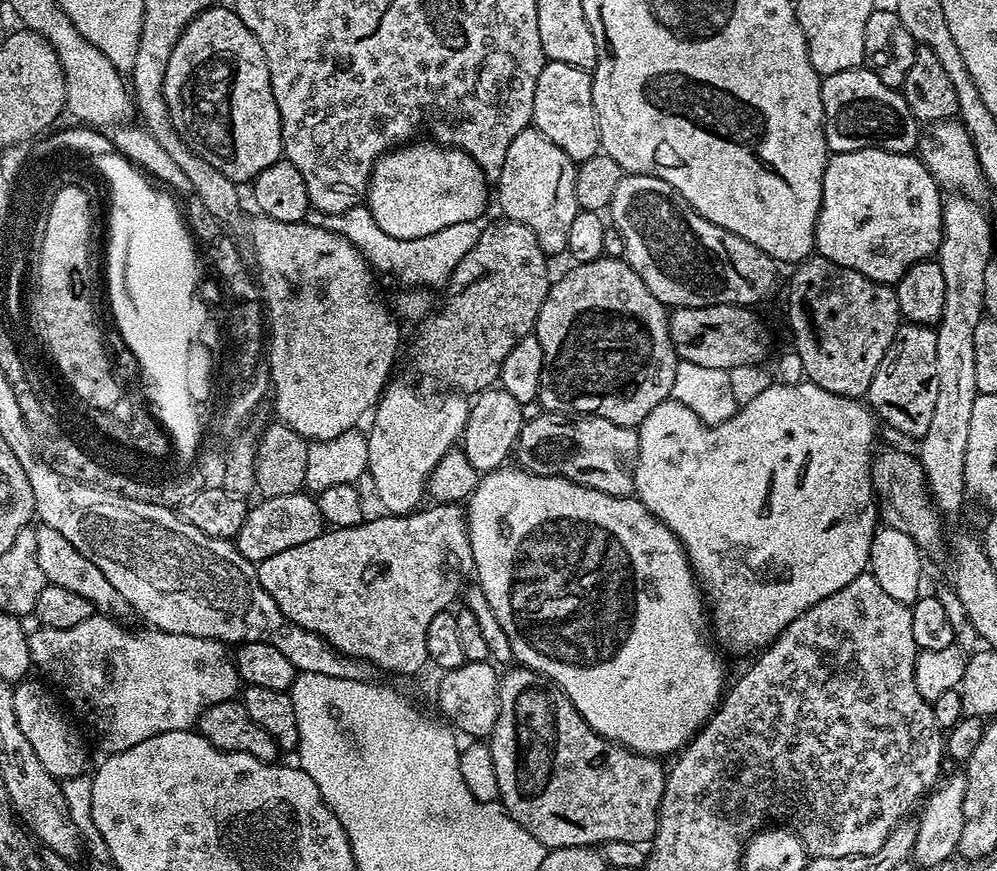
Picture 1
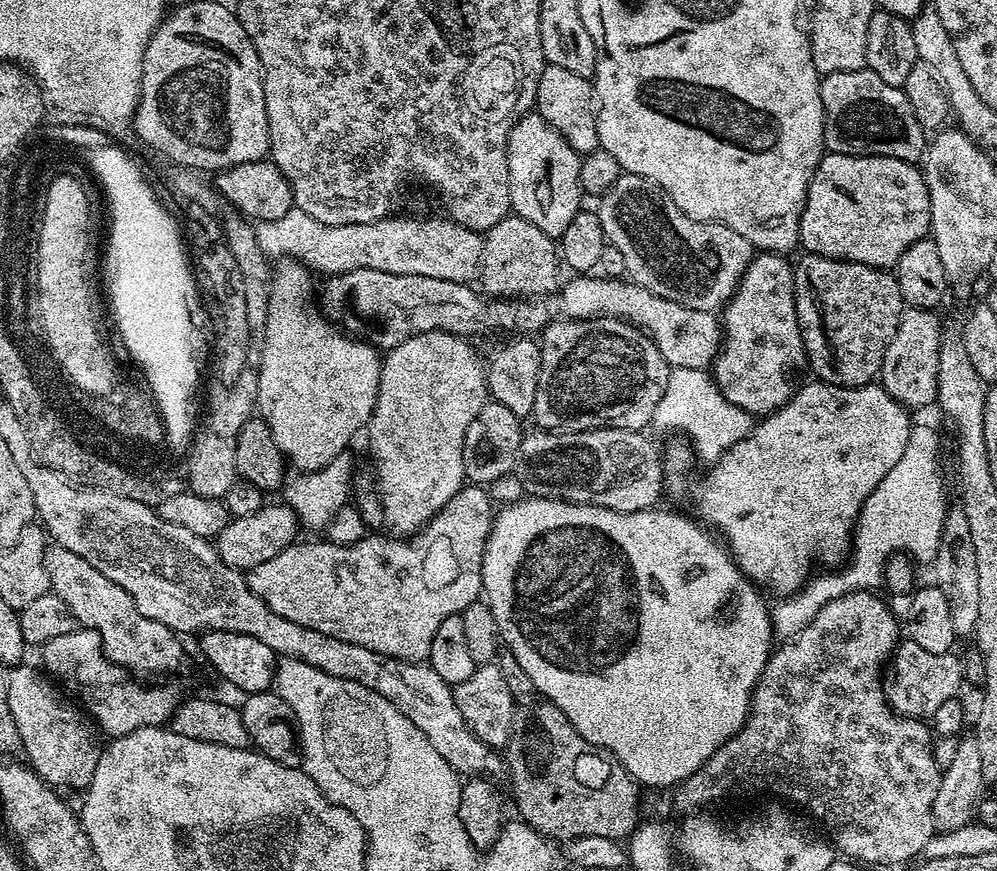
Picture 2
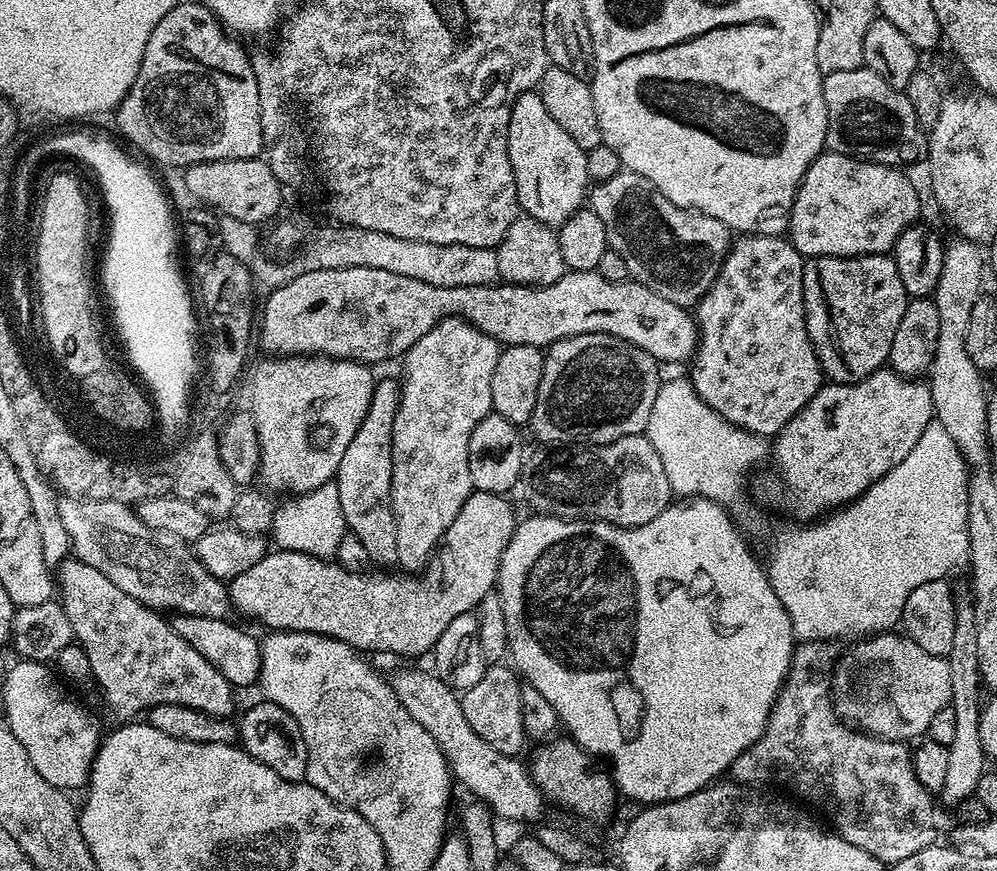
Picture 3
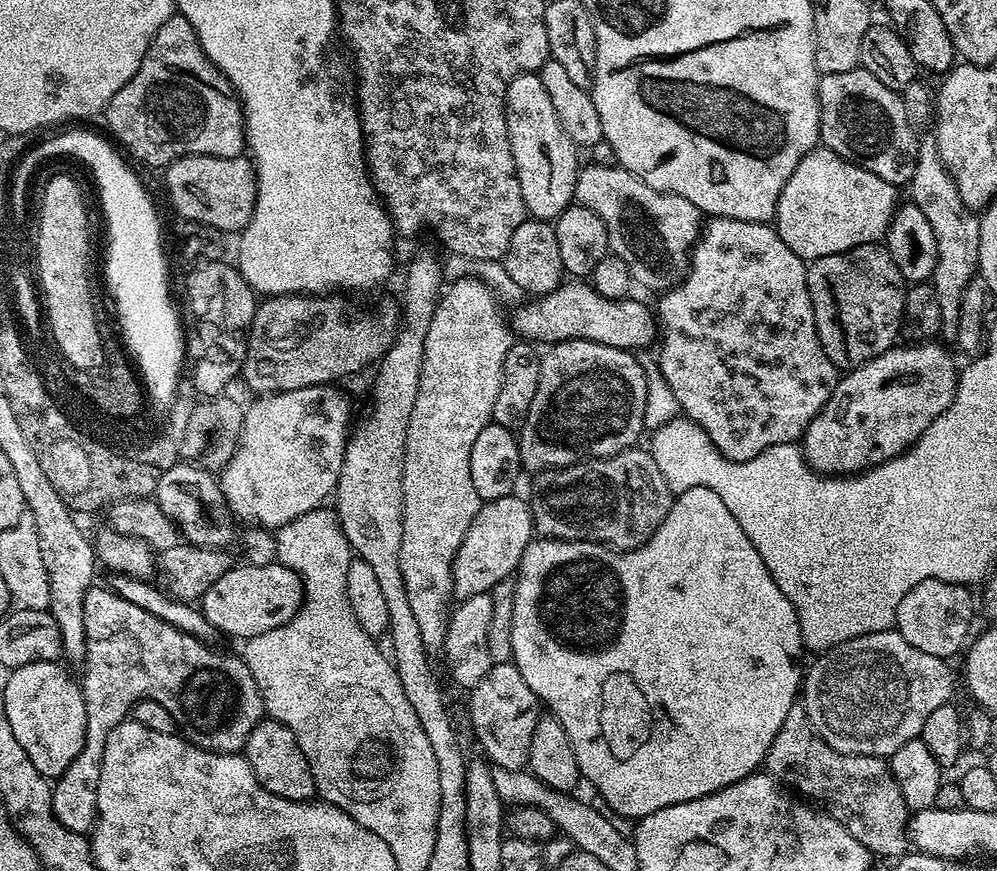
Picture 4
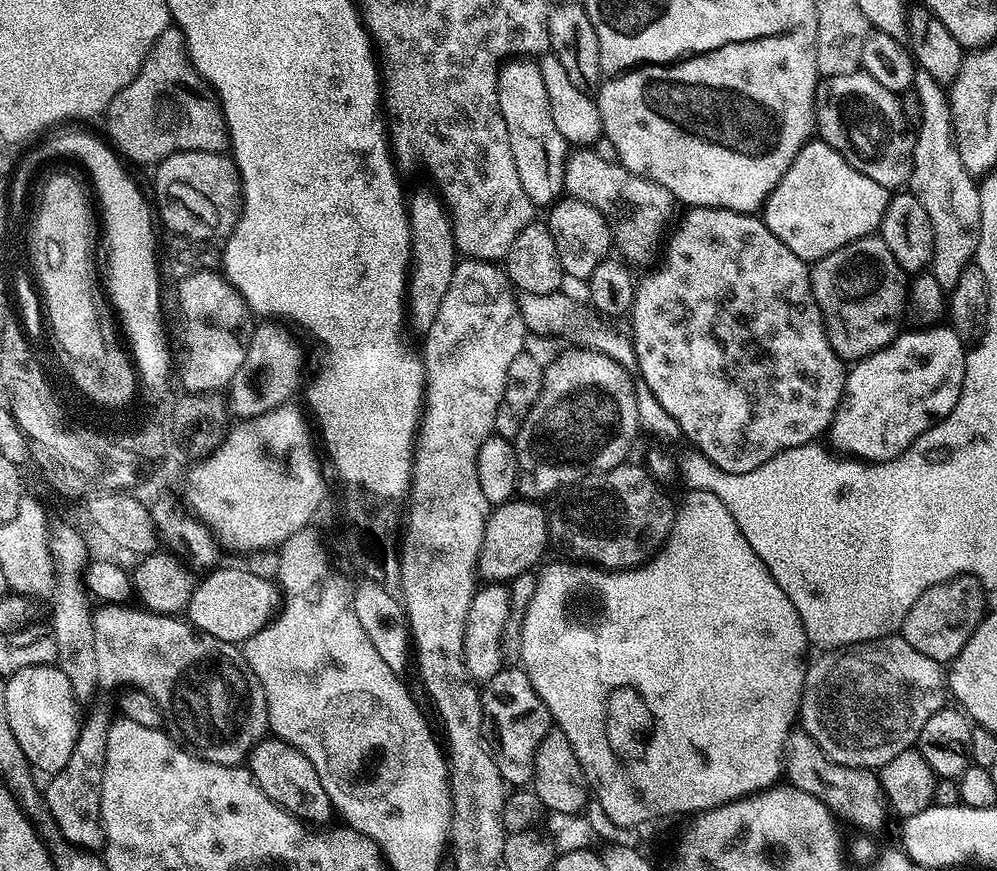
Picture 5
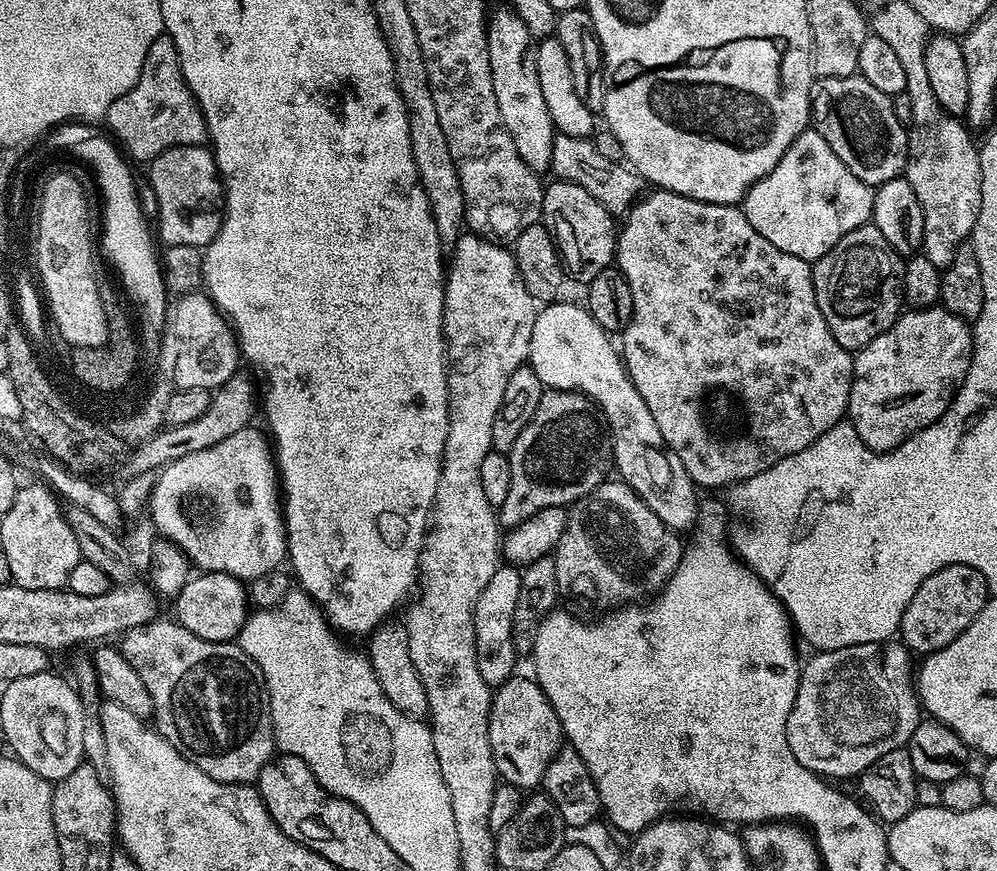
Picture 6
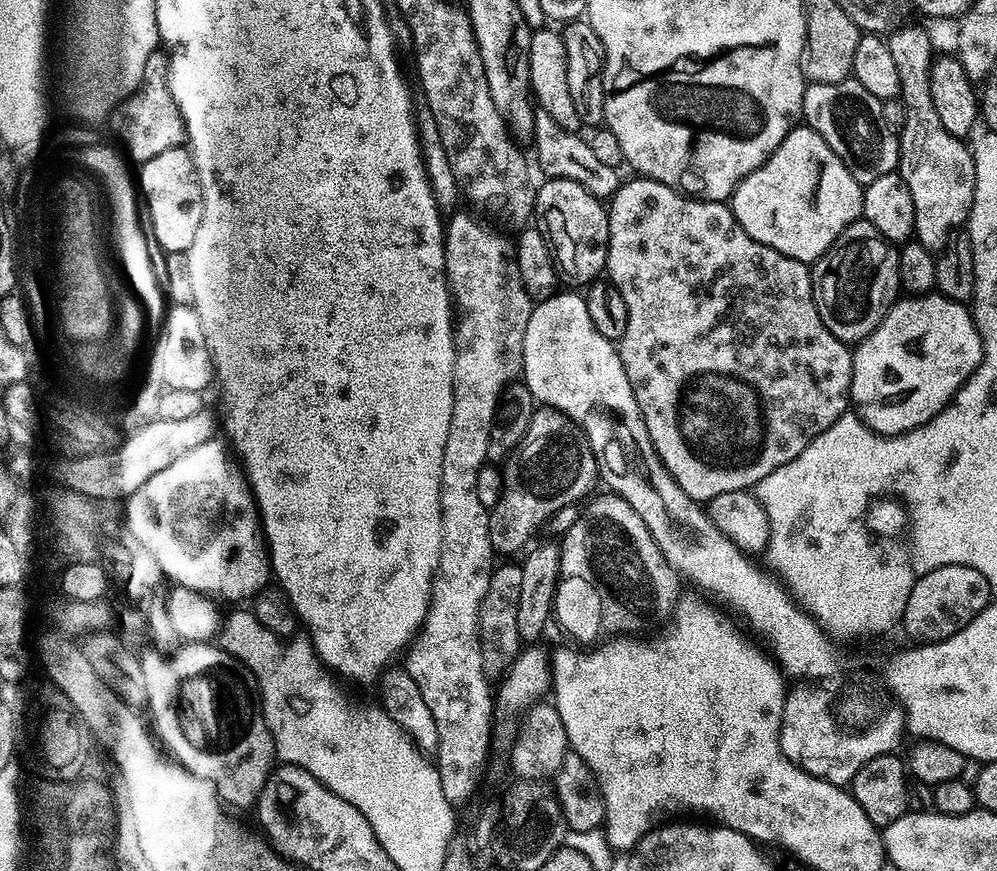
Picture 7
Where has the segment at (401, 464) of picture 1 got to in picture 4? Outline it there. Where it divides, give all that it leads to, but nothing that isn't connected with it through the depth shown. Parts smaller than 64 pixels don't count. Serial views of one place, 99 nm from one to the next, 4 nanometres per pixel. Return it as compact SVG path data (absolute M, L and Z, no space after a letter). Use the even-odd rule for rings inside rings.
M475 278L453 279L443 289L434 318L430 318L430 331L426 333L418 398L414 398L414 414L410 414L410 426L406 430L404 521L400 551L406 598L410 598L410 607L422 632L422 642L432 654L443 649L448 630L450 605L454 600L452 567L456 551L458 546L462 546L462 538L466 538L466 530L470 530L470 522L474 514L478 514L482 503L470 478L470 449L478 434L482 434L484 427L492 423L494 398L498 398L498 390L502 386L502 362L506 362L506 354L513 342L514 333L506 319L505 309L487 285Z

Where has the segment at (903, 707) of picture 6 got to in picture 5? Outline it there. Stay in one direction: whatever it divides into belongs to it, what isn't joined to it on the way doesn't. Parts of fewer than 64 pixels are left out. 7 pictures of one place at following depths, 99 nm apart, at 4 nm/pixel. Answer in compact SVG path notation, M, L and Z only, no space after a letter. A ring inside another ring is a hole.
M893 634L891 636L882 636L879 640L867 640L861 644L847 644L844 648L834 648L820 654L820 657L818 657L813 664L811 661L811 663L807 665L804 673L804 689L802 690L802 698L800 699L798 724L807 736L812 738L817 746L819 746L835 764L850 766L851 768L878 770L882 766L886 766L886 762L890 762L890 758L894 758L894 754L902 754L902 750L913 747L918 738L918 734L922 734L922 726L926 726L926 722L930 719L930 714L934 714L939 708L945 707L945 704L945 669L938 662L934 662L934 658L926 658L926 654L918 654L918 650L914 650L914 646L910 646L910 642L906 642L903 635Z

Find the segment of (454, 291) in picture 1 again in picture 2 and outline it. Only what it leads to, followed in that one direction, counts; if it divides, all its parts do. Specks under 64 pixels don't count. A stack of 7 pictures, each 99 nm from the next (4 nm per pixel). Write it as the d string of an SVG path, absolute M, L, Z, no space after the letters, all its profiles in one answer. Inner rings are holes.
M509 214L503 216L494 227L483 233L482 237L484 252L480 260L478 284L480 282L479 287L487 295L497 298L543 298L557 291L556 279L559 278L560 272L562 273L558 244L553 237L542 234L542 230L538 230L538 226L534 226L534 222L526 222L526 218Z

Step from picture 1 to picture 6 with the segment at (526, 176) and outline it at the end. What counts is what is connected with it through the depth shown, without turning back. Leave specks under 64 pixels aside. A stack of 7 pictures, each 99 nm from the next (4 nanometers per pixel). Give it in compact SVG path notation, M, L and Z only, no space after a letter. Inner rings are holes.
M508 6L498 9L493 16L491 13L486 23L490 74L494 82L498 114L502 114L506 130L510 130L510 138L514 138L514 150L518 150L522 162L526 162L526 166L530 166L530 170L537 174L547 173L552 167L552 146L558 133L552 127L550 110L546 110L542 86L538 86L533 34L526 22Z

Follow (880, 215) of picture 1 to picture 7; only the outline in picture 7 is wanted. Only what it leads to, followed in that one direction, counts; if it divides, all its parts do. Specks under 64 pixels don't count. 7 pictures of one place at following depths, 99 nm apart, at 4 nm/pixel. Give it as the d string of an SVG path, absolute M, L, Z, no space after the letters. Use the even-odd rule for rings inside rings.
M797 126L782 138L778 150L770 154L768 161L758 170L754 170L735 188L730 197L730 207L734 218L754 238L754 242L762 242L762 246L770 246L778 250L778 254L786 254L786 258L794 258L806 265L813 265L823 256L825 250L850 226L861 219L864 214L864 188L850 174L850 170L826 146L826 142L813 128Z

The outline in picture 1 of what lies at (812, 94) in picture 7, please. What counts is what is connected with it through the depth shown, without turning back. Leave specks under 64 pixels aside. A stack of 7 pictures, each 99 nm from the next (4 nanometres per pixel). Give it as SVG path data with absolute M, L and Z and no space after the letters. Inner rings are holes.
M851 68L820 81L824 111L824 137L829 153L877 148L887 152L915 153L922 135L921 125L911 113L900 90L886 86L867 68Z

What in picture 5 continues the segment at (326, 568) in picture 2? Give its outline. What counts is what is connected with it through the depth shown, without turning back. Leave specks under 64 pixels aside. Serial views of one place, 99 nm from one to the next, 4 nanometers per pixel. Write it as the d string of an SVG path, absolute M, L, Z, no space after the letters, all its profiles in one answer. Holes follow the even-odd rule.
M513 498L506 504L495 505L489 511L482 534L482 550L478 565L479 575L485 581L511 582L523 572L533 571L545 559L544 551L550 548L550 537L548 512L544 506L540 502ZM220 566L209 571L203 579L205 580L201 584L199 581L193 587L192 597L186 609L187 623L191 624L197 632L205 632L208 636L213 636L222 642L230 642L237 646L251 641L252 636L258 634L258 630L266 627L269 620L276 615L278 605L282 600L281 593L273 581L250 574L247 567L244 566L240 566L240 568L222 568Z

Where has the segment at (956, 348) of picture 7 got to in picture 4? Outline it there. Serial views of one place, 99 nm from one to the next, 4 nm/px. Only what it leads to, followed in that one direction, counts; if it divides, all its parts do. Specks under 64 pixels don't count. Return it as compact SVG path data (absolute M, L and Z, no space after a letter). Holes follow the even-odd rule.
M908 342L905 348L901 346L893 346L880 354L878 358L870 358L870 362L866 362L862 366L845 371L843 375L836 381L836 389L834 394L830 394L830 398L826 402L826 406L822 406L822 410L810 422L810 426L804 432L802 437L802 451L808 460L809 468L819 472L825 476L851 476L857 472L863 472L870 468L876 468L879 464L885 464L887 460L892 460L896 456L901 456L907 448L926 430L926 426L930 426L930 422L934 422L934 418L938 418L938 414L942 414L952 404L952 399L956 397L956 382L958 379L958 364L952 361L952 356L943 348L940 342Z

